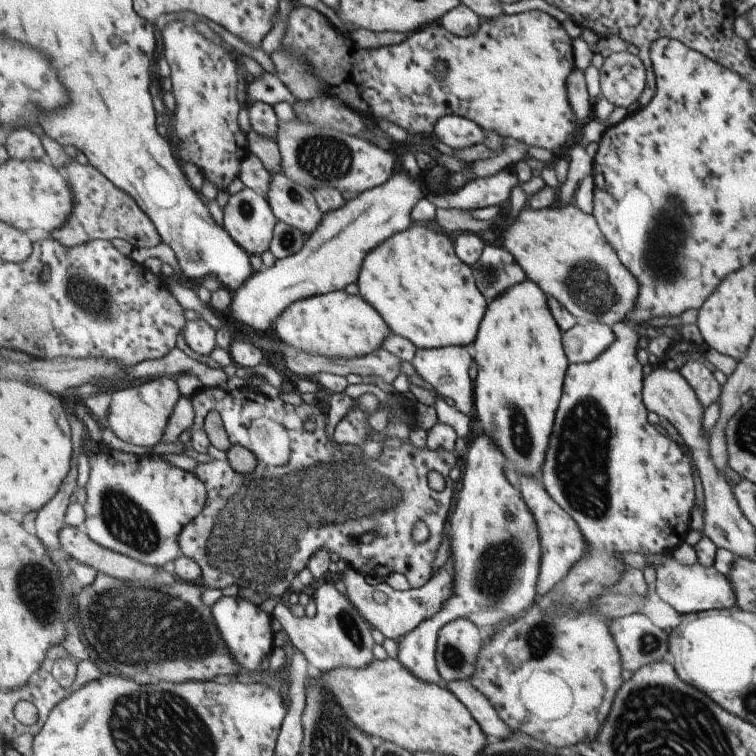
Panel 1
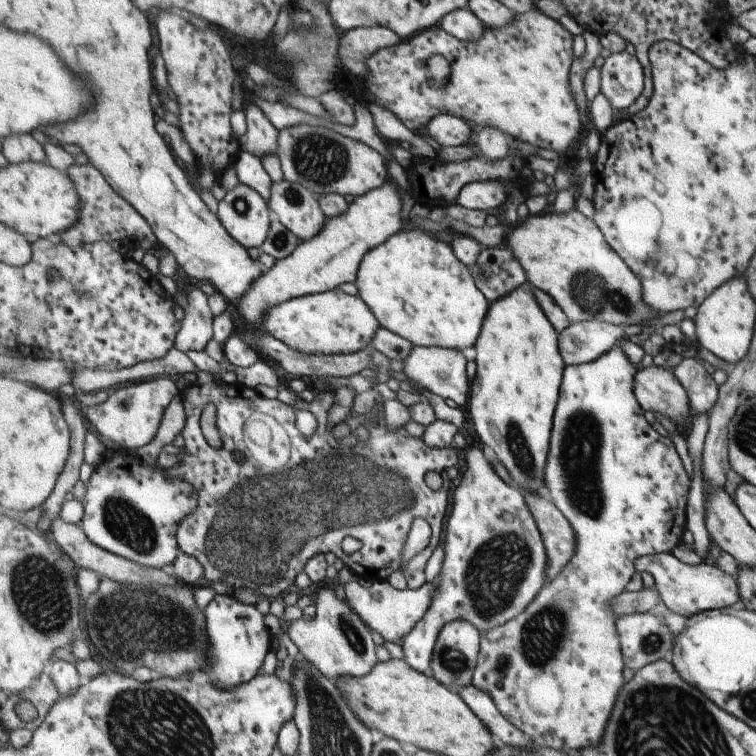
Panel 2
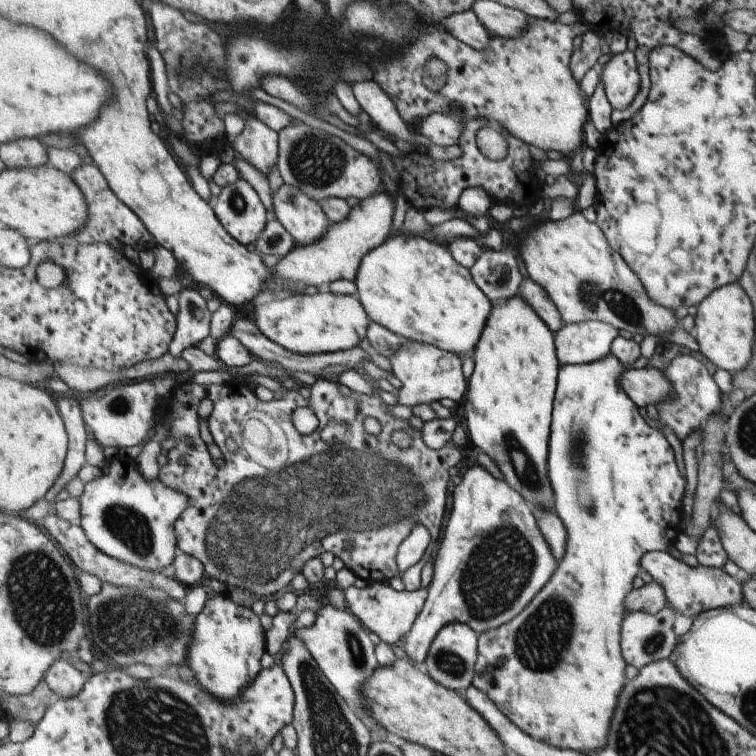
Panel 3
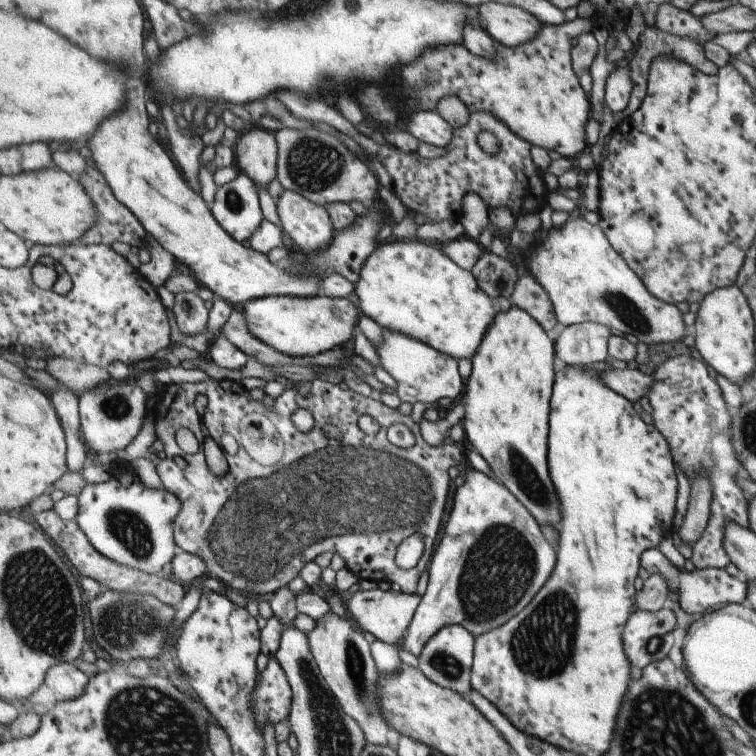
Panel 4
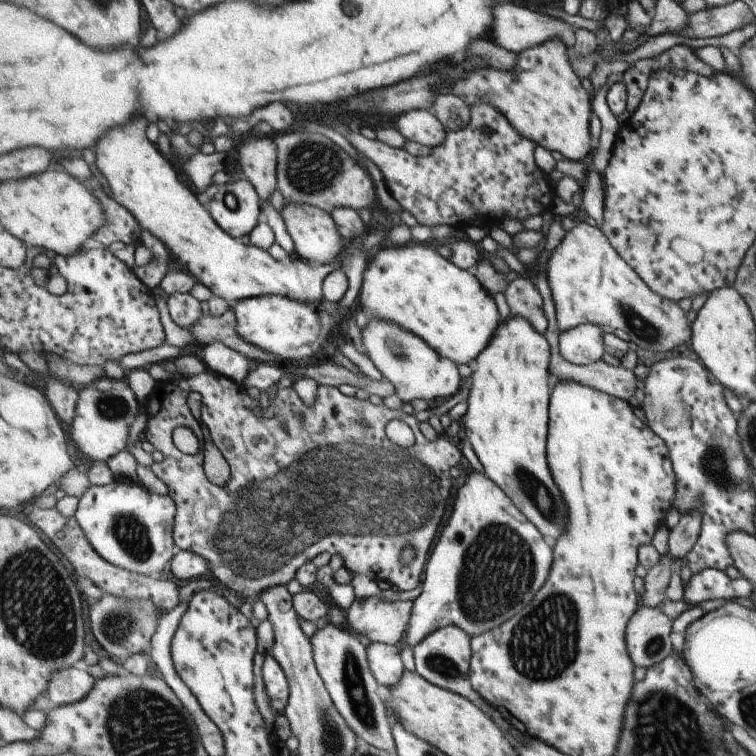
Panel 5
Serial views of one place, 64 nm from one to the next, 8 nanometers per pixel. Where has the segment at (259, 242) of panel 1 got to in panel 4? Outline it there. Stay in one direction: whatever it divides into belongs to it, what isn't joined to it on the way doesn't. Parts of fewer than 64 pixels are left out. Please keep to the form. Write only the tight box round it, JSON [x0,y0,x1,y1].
[211,172,266,241]

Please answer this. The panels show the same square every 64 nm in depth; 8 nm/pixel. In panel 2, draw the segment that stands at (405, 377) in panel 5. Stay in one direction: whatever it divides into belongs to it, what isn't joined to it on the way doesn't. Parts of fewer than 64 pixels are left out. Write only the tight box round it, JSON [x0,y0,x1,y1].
[397,346,472,408]

